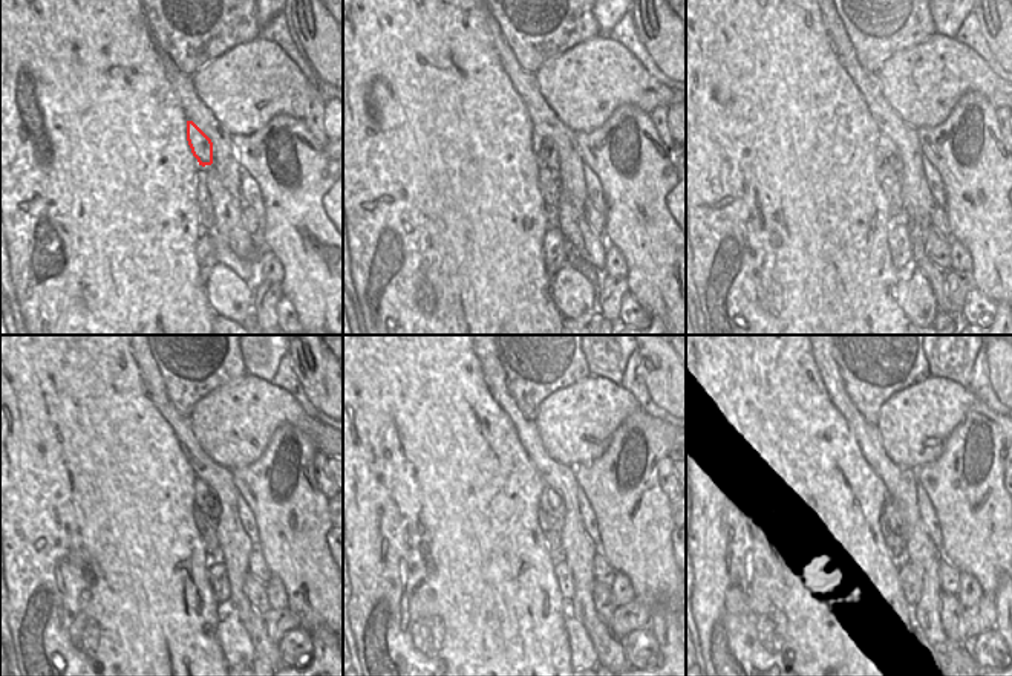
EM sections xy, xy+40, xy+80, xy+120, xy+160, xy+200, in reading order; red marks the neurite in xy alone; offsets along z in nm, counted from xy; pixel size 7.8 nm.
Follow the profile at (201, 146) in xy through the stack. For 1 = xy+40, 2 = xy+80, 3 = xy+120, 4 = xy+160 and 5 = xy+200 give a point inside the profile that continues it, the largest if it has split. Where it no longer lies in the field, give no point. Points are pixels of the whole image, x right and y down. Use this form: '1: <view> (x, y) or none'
1: xy+40 (545, 150)
2: xy+80 (888, 153)
3: xy+120 (205, 499)
4: xy+160 (551, 502)
5: xy+200 (894, 508)

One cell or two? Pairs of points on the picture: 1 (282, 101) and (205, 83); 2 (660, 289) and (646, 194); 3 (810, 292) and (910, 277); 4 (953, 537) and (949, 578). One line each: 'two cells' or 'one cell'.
1: one cell
2: one cell
3: two cells
4: two cells

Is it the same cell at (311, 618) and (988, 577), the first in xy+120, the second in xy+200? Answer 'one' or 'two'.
one

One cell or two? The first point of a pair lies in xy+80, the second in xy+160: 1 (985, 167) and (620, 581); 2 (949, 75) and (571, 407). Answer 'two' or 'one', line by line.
1: two
2: one

